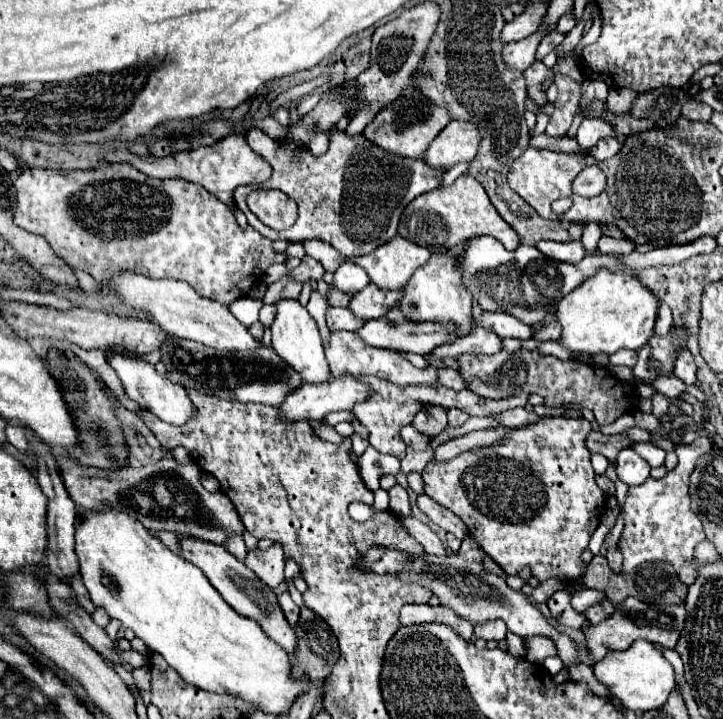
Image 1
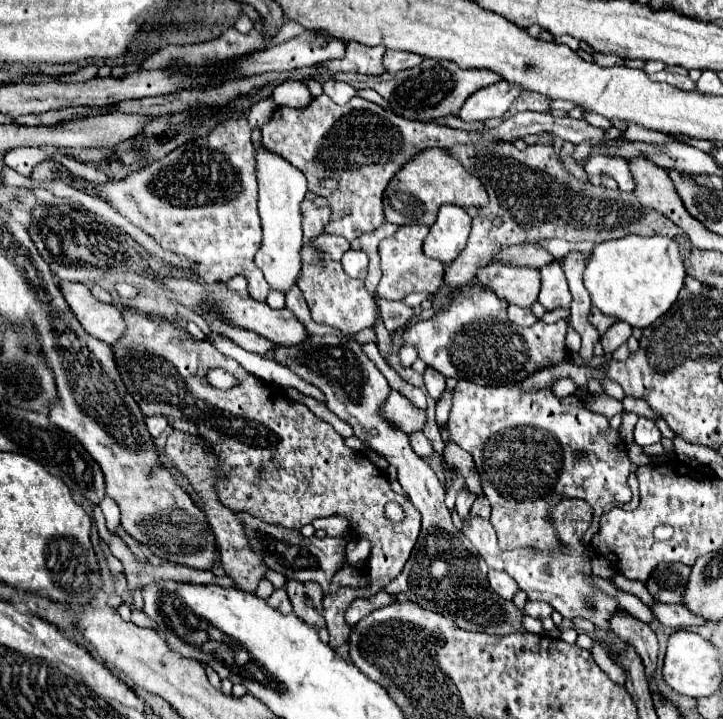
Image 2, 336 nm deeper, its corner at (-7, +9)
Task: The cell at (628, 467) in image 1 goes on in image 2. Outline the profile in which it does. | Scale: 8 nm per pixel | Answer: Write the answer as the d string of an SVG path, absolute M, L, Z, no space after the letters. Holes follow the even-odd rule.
M640 417L638 423L636 423L636 429L634 429L634 439L640 447L646 447L646 445L654 445L654 443L660 443L660 431L656 427L656 423L652 419L646 419L646 417Z

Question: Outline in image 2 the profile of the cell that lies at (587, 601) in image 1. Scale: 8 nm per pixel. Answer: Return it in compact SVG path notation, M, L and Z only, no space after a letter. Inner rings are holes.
M654 603L652 607L654 617L668 627L688 627L688 625L702 625L704 621L700 621L700 617L696 617L694 613L690 613L684 605L666 605L666 603Z

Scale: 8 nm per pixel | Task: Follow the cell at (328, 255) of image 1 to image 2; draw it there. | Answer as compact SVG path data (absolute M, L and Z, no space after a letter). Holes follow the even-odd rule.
M406 225L400 227L392 237L384 239L378 247L380 263L382 263L382 283L378 283L376 293L384 299L404 299L410 293L426 291L434 295L444 281L444 265L440 261L428 259L422 253L422 241L428 235L428 227L424 225Z

